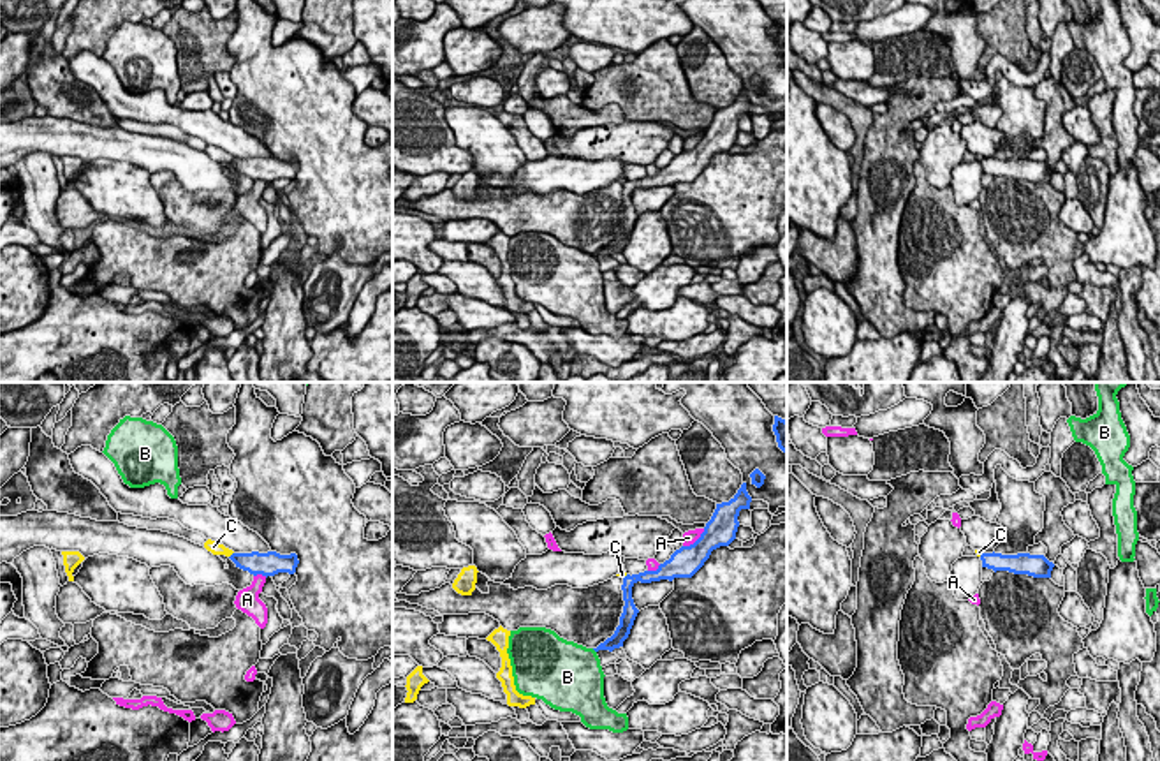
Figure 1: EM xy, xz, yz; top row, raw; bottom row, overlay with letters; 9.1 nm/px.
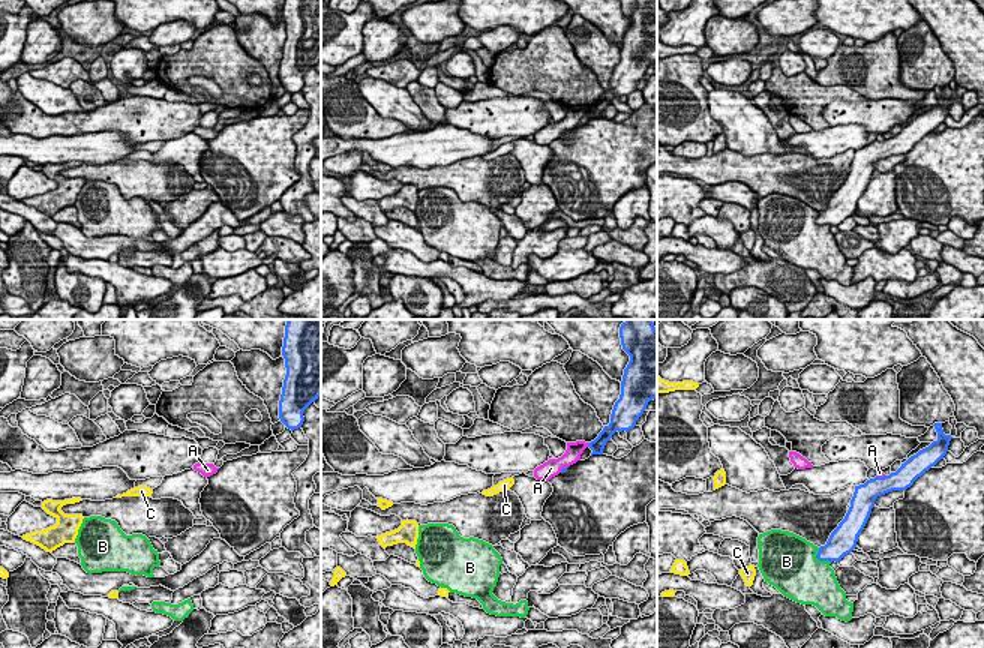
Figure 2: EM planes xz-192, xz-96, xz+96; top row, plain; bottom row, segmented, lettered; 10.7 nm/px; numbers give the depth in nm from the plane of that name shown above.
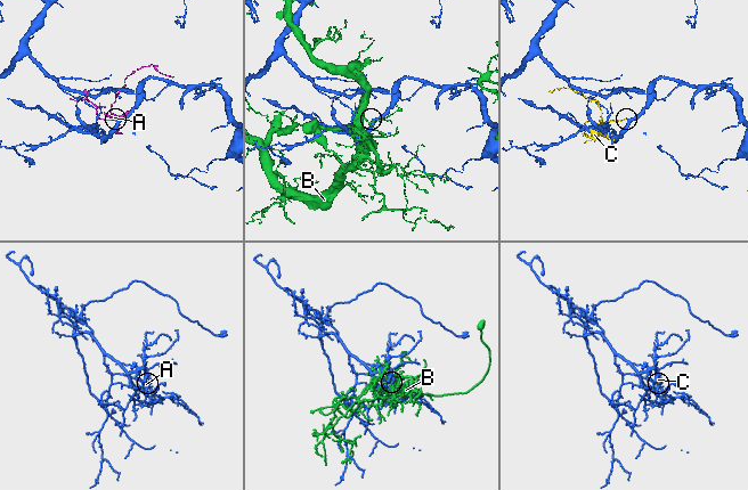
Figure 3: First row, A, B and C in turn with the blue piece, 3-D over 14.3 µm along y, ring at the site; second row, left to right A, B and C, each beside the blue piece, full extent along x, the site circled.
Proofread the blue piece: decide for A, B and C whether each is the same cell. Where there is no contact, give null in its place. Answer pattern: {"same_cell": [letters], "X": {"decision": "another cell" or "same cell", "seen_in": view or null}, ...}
{"same_cell": [], "A": {"decision": "another cell", "seen_in": "xz"}, "B": {"decision": "another cell", "seen_in": null}, "C": {"decision": "another cell", "seen_in": "xy"}}

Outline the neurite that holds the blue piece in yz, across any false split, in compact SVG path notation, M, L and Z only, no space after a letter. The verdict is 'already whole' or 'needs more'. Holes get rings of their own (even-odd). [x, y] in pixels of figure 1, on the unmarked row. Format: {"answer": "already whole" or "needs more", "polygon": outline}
{"answer": "already whole", "polygon": "M982 159L980 160L982 173L996 176L1009 176L1014 180L1028 180L1033 183L1051 183L1051 176L1054 173L1044 160L1002 160L1002 159Z"}

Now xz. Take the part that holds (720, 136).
{"answer": "already whole", "polygon": "M743 88L729 107L716 109L711 125L706 129L704 137L694 150L676 155L669 166L658 171L657 176L644 176L632 181L627 180L621 190L625 211L620 222L620 231L611 243L593 255L613 257L614 254L623 252L623 247L628 243L639 218L632 204L632 192L637 187L651 188L660 185L672 187L674 183L692 183L704 171L713 155L729 151L736 144L739 116L750 115L750 107L752 102L746 97L746 88Z"}

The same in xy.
{"answer": "already whole", "polygon": "M276 157L232 159L229 164L236 169L236 173L248 176L253 181L262 180L266 183L278 178L294 180L299 169L296 159L280 160Z"}

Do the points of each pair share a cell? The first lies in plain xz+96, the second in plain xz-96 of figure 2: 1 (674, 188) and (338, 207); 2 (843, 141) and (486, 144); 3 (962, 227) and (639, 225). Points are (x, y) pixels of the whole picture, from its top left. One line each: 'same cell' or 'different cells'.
1: same cell
2: same cell
3: different cells

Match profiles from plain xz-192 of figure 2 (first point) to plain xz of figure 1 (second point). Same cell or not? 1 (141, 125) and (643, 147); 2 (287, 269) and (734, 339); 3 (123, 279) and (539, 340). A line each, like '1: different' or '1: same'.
1: same
2: same
3: different

